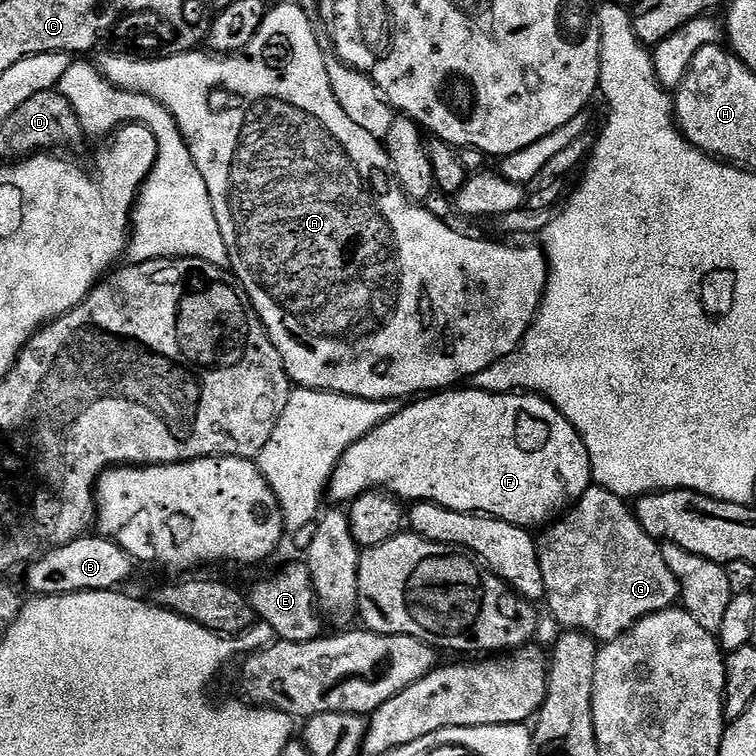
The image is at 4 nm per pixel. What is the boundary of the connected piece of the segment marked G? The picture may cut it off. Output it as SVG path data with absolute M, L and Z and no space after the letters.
M593 486L582 494L571 511L545 527L538 536L544 595L553 618L561 624L561 629L585 632L597 642L617 640L642 618L673 607L680 600L680 584L670 566L666 566L661 545L642 530L636 521L635 511L624 504L627 504L625 497Z

